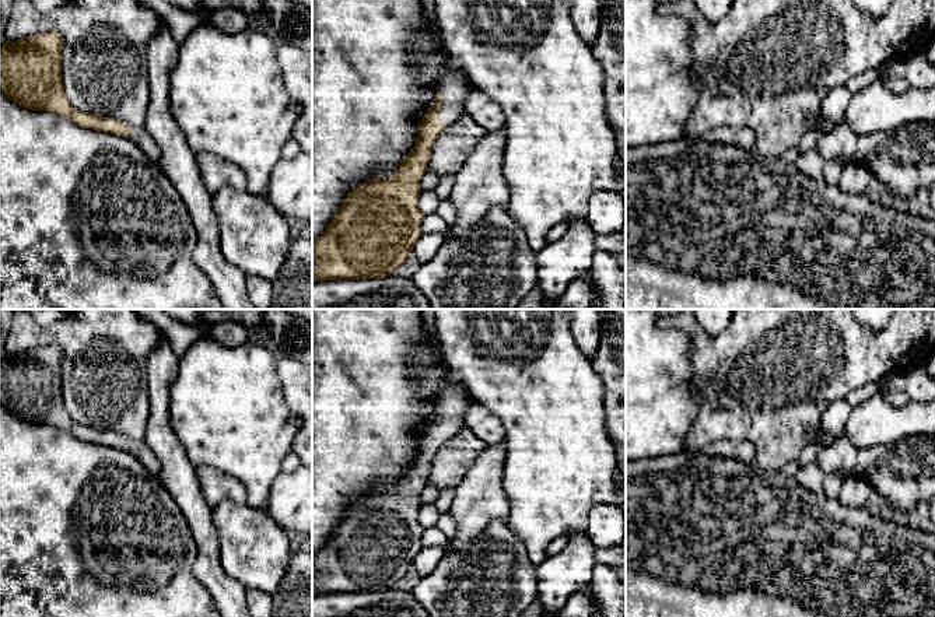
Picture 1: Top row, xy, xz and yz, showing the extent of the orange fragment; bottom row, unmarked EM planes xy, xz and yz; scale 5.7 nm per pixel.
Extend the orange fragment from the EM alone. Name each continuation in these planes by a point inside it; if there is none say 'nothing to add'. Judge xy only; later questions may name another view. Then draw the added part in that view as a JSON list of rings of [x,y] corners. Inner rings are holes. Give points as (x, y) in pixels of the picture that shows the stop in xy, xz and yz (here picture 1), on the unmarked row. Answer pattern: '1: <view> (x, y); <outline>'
1: xy (139, 449); [[[132,439],[127,452],[133,455],[153,474],[158,476],[160,462],[146,441]]]

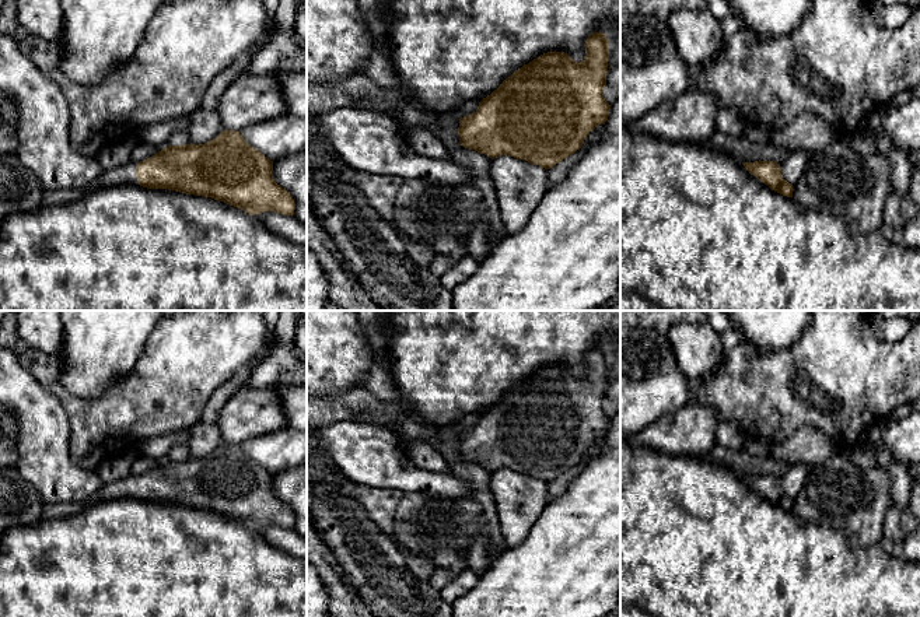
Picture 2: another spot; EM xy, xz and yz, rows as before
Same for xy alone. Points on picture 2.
1: xy (126, 487); [[[129,474],[127,477],[105,484],[98,494],[101,499],[113,499],[113,498],[137,498],[136,480],[139,476]]]

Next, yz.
nothing to add

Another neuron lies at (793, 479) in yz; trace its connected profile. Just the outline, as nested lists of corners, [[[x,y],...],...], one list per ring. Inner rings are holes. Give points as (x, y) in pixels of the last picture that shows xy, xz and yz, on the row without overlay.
[[[794,463],[790,469],[780,477],[783,491],[793,499],[797,498],[801,485],[805,481],[808,466],[804,463]]]

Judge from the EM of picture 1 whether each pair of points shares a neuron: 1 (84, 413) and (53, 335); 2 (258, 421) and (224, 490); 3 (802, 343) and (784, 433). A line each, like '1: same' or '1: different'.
1: same
2: different
3: same

